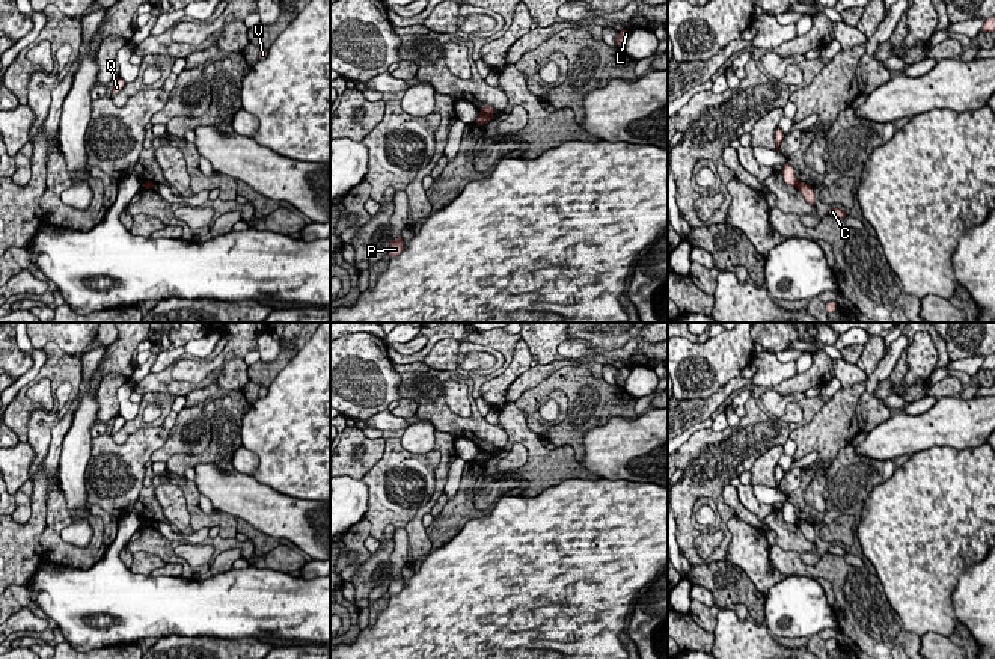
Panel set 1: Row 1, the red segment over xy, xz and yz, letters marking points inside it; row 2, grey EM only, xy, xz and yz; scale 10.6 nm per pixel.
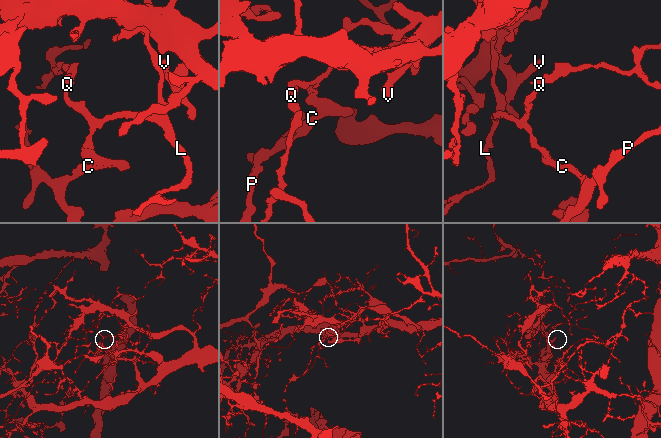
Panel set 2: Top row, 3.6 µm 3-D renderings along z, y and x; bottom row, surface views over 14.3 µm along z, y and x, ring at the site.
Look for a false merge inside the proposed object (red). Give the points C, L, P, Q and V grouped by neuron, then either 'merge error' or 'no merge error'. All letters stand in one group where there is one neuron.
C P V / L Q | merge error

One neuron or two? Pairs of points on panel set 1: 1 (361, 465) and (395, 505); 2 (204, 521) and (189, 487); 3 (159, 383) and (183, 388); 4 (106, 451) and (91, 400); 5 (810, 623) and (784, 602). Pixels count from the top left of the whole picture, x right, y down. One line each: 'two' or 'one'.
1: two
2: one
3: one
4: two
5: one

